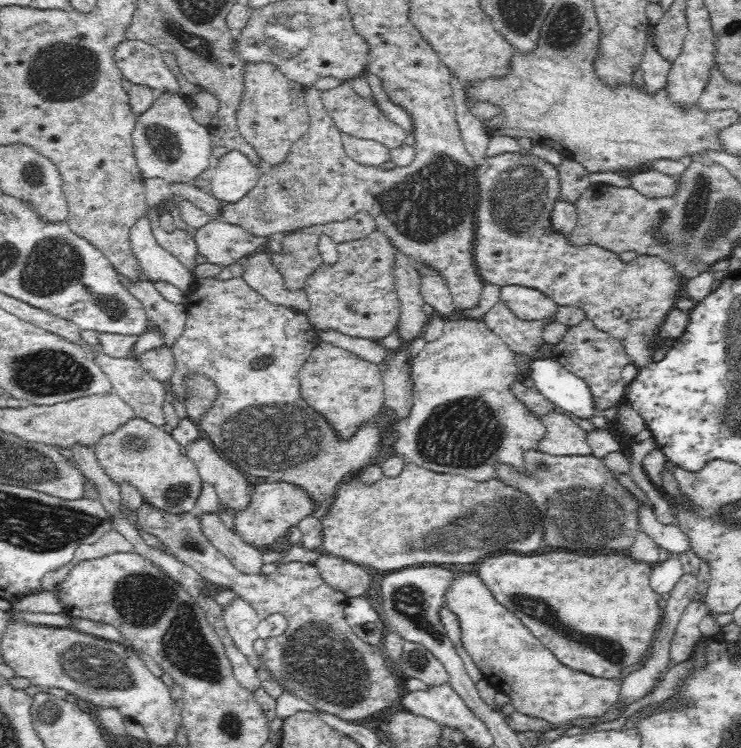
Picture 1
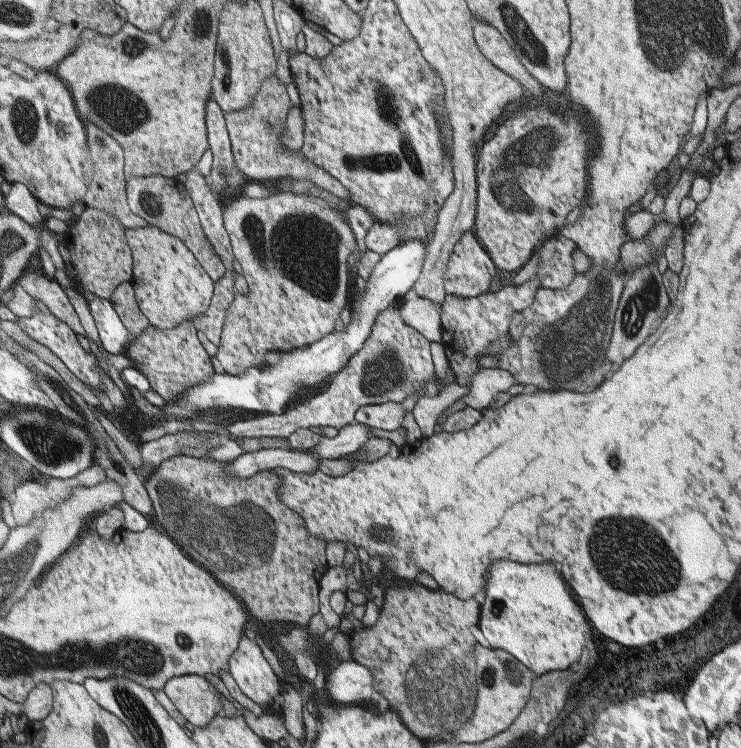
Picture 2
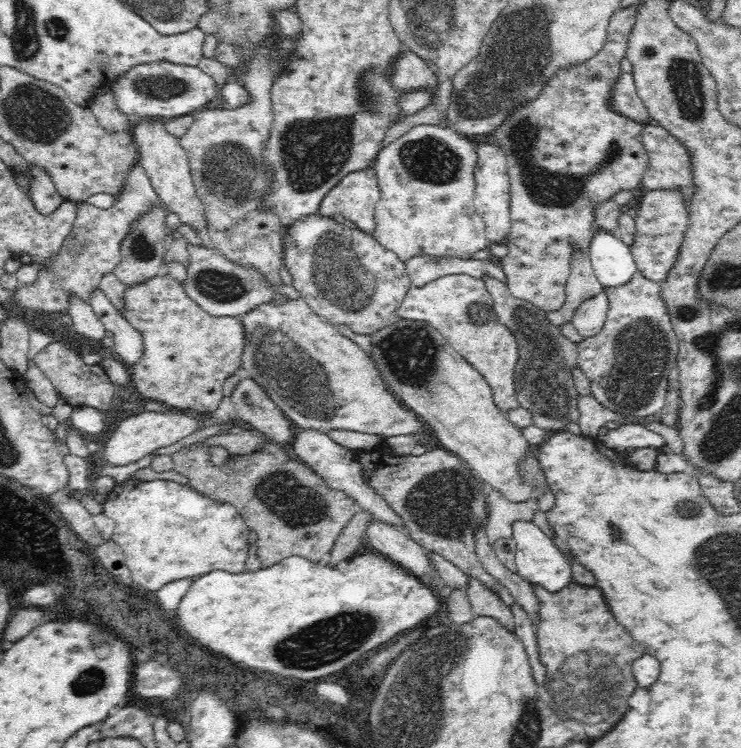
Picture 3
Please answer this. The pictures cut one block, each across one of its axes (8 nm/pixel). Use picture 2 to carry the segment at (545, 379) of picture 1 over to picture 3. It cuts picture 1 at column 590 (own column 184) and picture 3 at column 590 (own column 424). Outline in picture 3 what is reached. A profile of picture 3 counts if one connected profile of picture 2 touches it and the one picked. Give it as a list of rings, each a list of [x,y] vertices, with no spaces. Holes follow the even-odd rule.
[[[596,230],[587,256],[604,288],[626,284],[637,270],[630,247],[608,231]]]

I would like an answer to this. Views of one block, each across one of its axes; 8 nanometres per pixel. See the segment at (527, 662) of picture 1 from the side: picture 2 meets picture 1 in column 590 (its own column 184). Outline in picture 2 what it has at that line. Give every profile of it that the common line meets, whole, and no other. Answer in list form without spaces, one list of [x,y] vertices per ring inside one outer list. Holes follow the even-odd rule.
[[[202,675],[177,676],[164,689],[187,721],[204,728],[224,713],[222,695],[216,686]]]

